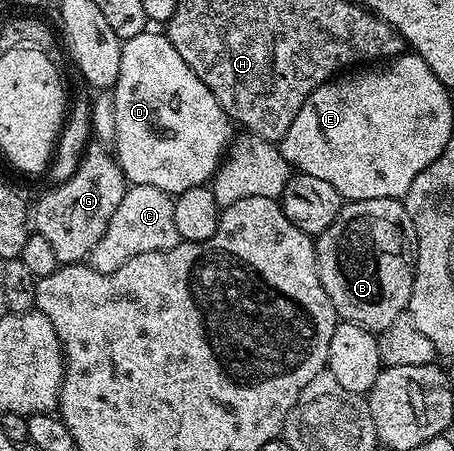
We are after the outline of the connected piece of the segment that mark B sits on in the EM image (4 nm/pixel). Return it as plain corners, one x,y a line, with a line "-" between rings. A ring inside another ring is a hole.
368,198
343,203
332,226
328,226
328,230
314,240
314,249
324,294
328,294
332,306
337,310
339,321
377,334
392,326
392,322
396,322
396,318
409,309
418,243
412,218
408,218
408,210
401,199

